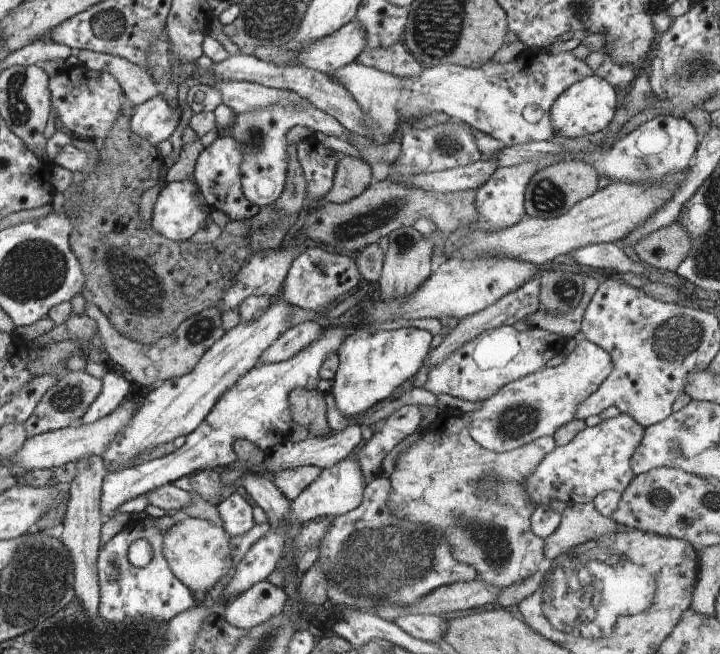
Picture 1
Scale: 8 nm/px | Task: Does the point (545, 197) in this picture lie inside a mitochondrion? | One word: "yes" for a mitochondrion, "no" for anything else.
yes

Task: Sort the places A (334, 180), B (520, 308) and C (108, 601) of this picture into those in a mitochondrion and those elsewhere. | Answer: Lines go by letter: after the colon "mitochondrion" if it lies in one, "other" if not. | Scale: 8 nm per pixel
A: other
B: other
C: other

